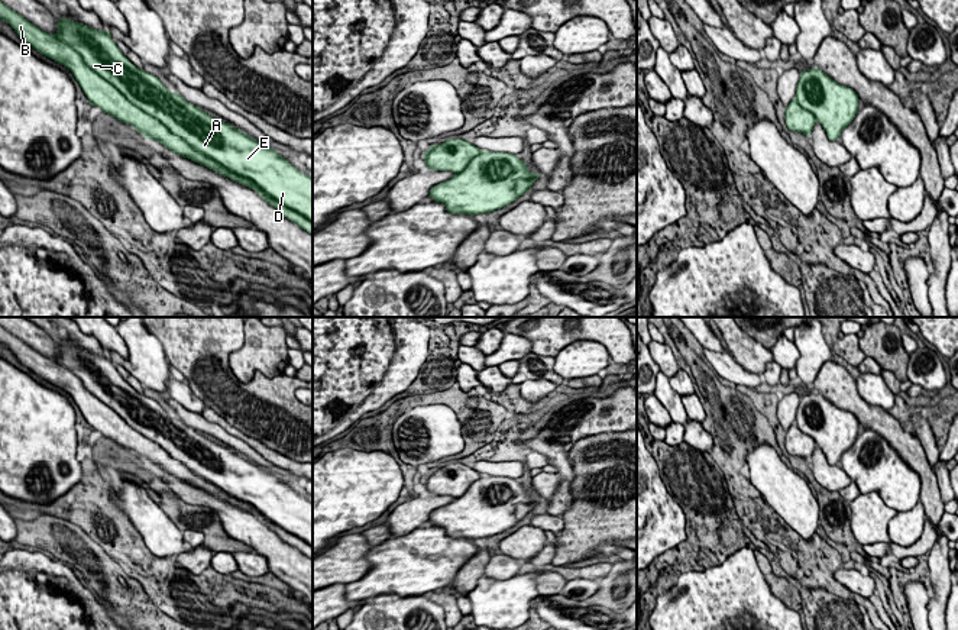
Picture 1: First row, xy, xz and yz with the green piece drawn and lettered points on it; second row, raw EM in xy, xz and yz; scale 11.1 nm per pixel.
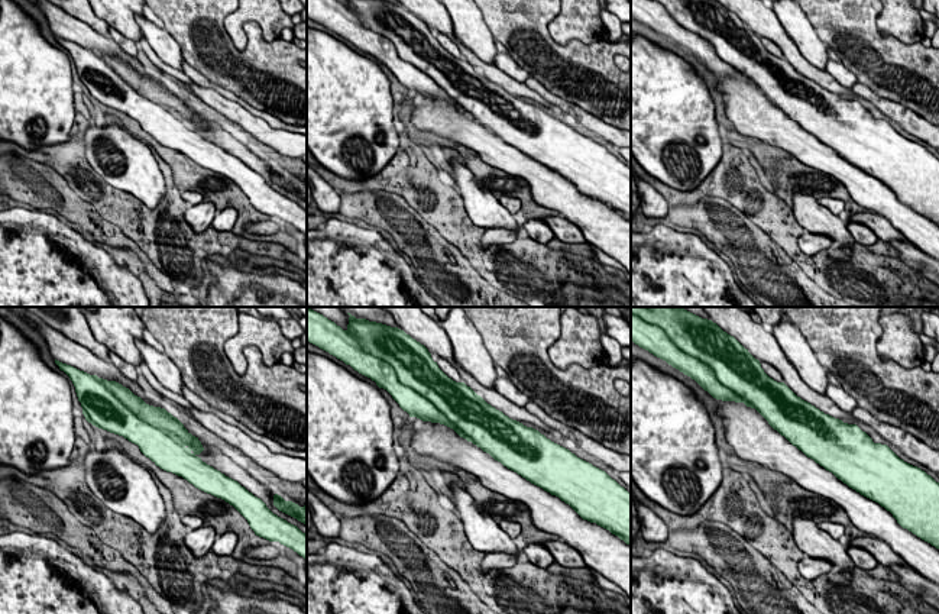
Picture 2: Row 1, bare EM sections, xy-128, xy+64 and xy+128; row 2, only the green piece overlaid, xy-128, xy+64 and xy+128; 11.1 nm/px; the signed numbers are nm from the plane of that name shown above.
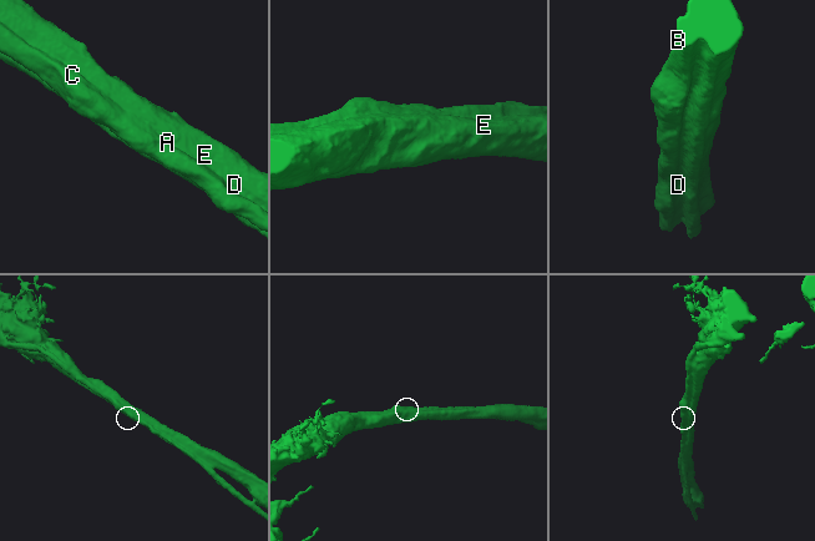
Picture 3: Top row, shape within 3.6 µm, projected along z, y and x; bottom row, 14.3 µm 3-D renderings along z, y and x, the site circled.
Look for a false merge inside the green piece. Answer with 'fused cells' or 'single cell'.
fused cells

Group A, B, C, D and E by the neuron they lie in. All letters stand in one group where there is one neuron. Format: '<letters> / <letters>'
A C D E / B

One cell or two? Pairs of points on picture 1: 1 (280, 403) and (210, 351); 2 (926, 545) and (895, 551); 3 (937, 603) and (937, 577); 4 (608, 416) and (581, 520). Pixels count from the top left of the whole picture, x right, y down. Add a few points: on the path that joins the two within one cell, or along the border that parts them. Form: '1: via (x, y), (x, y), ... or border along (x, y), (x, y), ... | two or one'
1: via (258, 403), (246, 403), (216, 372) | one
2: via (919, 548), (902, 551) | one
3: via (938, 597), (938, 582) | one
4: border along (621, 430), (605, 430), (583, 436), (572, 446) | two

